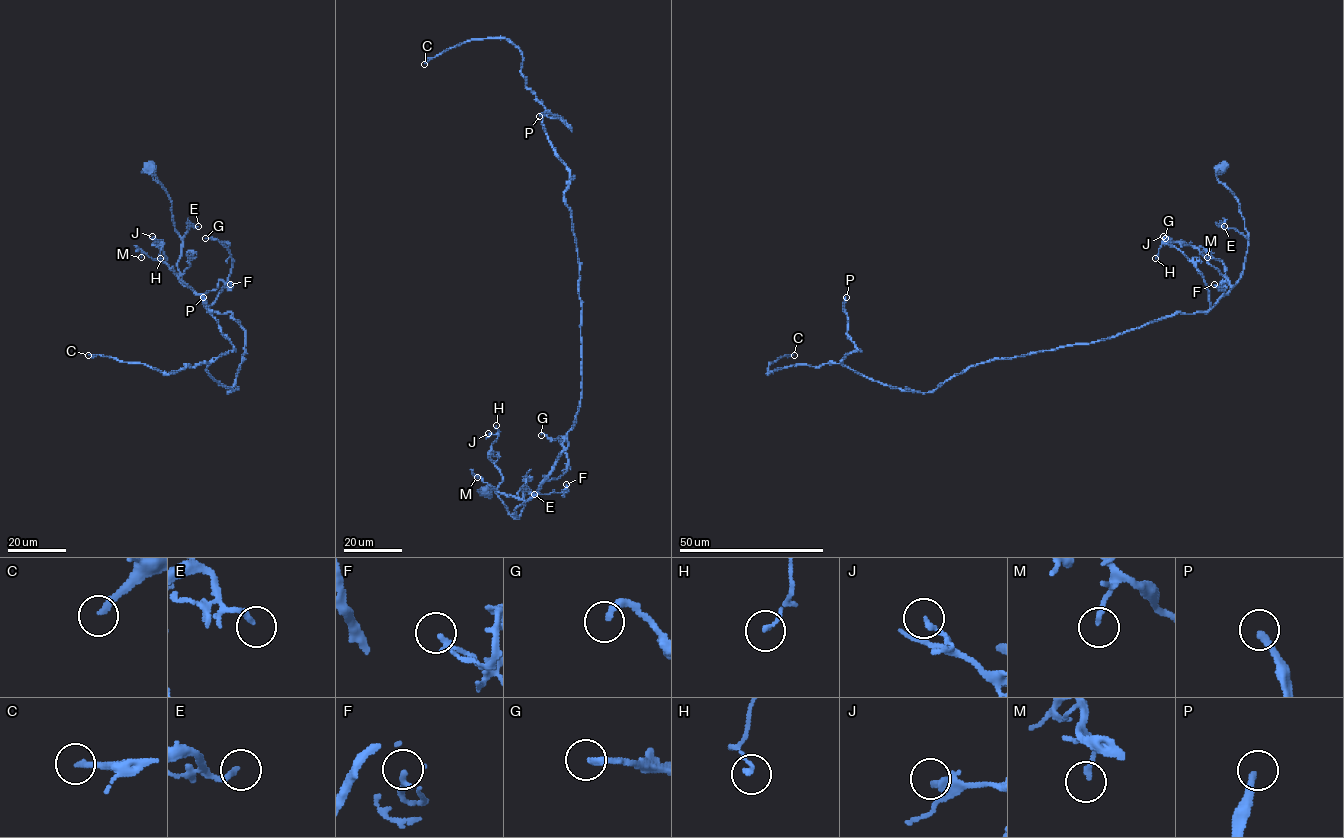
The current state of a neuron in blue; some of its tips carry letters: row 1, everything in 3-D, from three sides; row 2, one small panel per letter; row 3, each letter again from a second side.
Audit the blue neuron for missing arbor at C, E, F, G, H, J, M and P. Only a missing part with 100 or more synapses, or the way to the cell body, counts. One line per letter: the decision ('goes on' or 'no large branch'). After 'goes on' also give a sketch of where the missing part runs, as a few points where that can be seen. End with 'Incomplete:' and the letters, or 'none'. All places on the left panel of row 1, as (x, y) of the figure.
C: goes on; missing branch runs (88, 355), (60, 367), (51, 380), (40, 384), (40, 401), (56, 412), (61, 407), (55, 396), (45, 406)
E: no large branch
F: no large branch
G: no large branch
H: no large branch
J: no large branch
M: no large branch
P: goes on; missing branch runs (203, 297), (183, 225), (193, 218), (185, 126), (143, 115), (160, 102), (141, 83)
Incomplete: C, P

